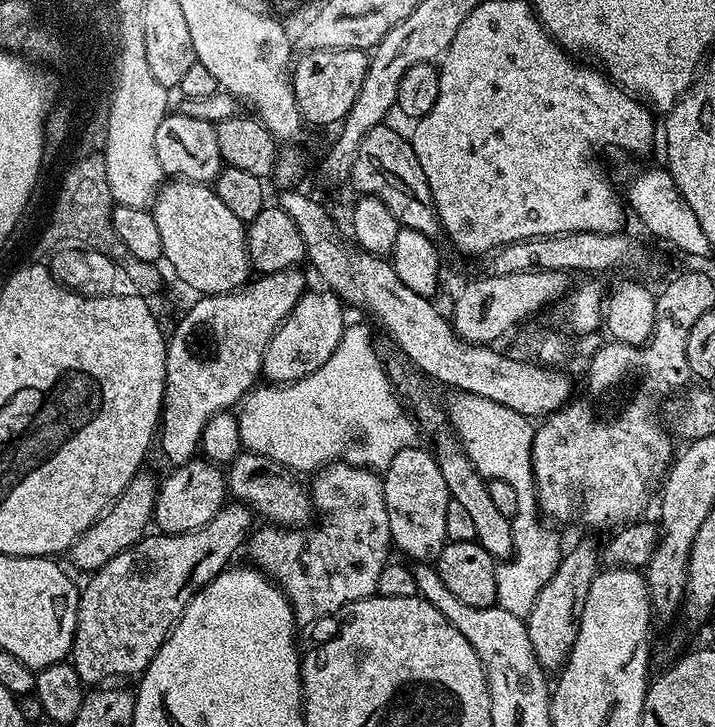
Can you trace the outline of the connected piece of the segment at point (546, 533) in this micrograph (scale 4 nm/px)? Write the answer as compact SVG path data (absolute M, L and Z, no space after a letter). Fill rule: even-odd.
M461 392L455 398L457 400L452 405L447 405L446 411L454 435L460 441L460 446L468 455L474 470L478 470L478 474L487 481L507 482L514 494L518 494L518 511L514 517L516 555L499 565L496 604L502 610L510 610L510 614L526 618L538 594L542 594L542 588L546 586L546 582L550 582L554 570L558 570L562 555L559 538L547 528L549 525L538 515L536 479L532 469L534 424L529 417L498 402L490 402L490 398L482 398L469 392Z

